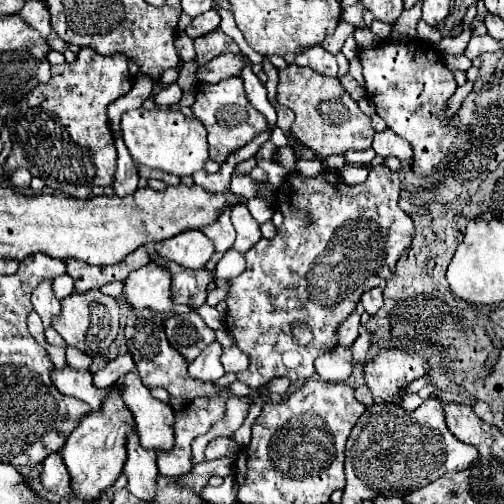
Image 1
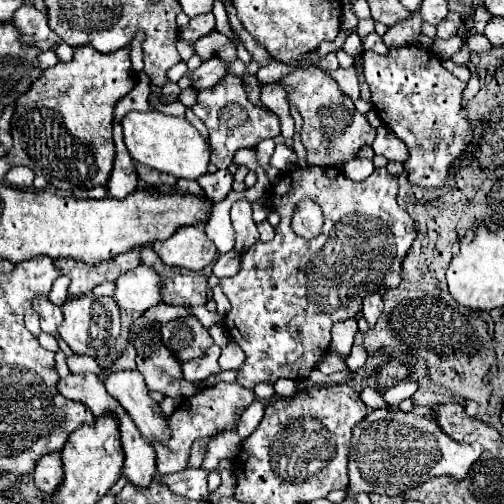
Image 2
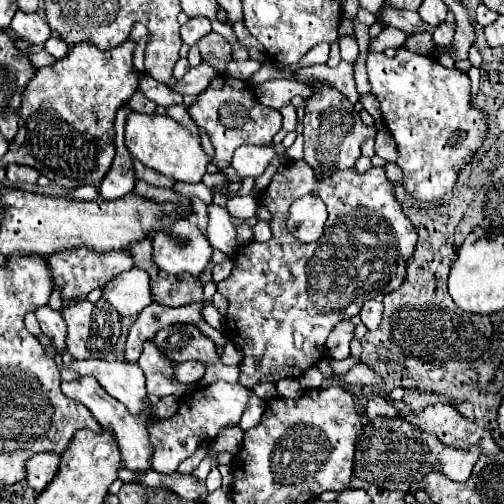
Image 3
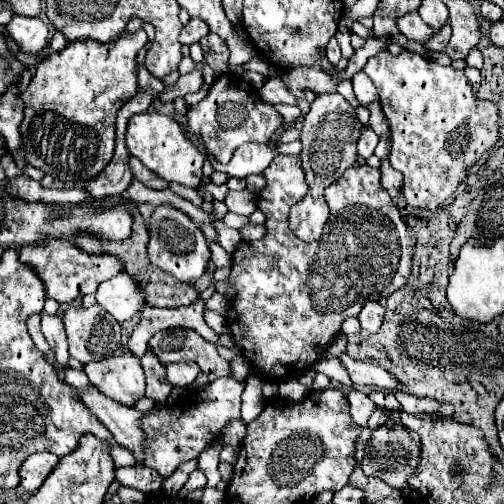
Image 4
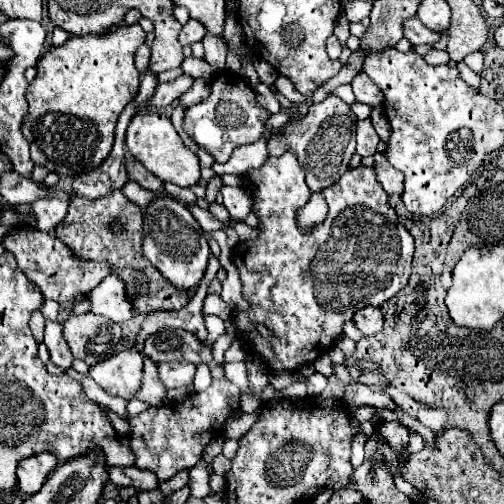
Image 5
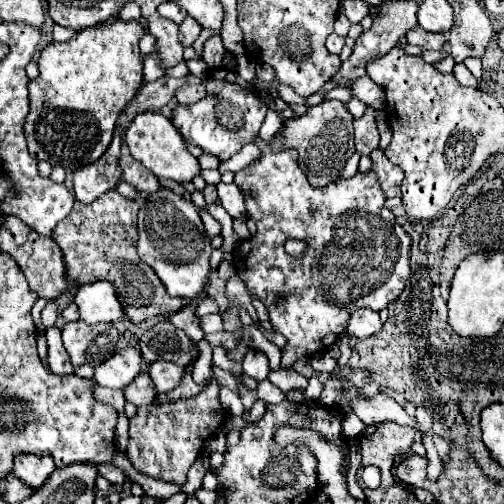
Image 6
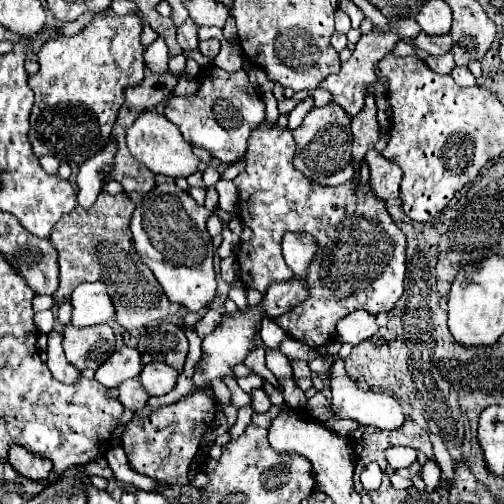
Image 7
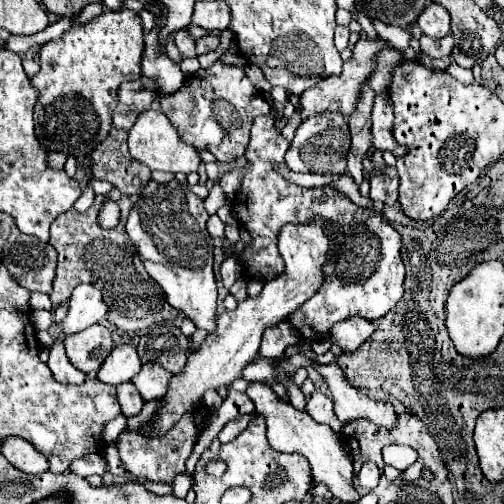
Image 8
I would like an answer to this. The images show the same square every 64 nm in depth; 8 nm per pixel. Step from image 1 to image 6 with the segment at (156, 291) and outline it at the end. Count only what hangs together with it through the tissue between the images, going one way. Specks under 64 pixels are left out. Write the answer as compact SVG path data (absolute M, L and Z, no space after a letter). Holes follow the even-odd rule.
M106 280L80 286L74 294L74 302L78 304L80 320L86 324L116 322L124 318L116 292Z

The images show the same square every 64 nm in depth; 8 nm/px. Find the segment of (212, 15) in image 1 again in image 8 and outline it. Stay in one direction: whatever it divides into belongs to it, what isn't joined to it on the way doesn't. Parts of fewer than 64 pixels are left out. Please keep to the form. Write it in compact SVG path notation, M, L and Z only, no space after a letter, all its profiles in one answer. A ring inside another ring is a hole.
M178 30L176 32L176 46L178 46L178 50L180 50L182 56L196 56L194 38L186 30Z

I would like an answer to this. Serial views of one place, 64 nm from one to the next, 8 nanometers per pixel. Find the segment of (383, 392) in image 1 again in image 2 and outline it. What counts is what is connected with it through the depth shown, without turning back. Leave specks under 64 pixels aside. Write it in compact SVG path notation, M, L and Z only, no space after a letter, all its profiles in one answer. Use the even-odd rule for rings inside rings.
M386 362L386 364L382 366L382 370L380 370L378 384L384 386L384 388L390 388L390 386L394 386L396 382L404 380L406 374L408 374L408 370L406 370L402 364L398 364L398 362Z

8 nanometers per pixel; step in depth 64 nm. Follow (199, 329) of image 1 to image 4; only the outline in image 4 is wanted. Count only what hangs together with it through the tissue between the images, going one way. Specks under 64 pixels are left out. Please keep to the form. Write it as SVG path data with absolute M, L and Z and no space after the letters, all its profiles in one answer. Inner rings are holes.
M184 328L162 330L150 340L148 350L162 364L182 362L182 360L196 362L210 376L210 382L216 380L216 368L220 378L230 374L230 366L224 358L220 358L216 345L200 338L194 330L184 330Z

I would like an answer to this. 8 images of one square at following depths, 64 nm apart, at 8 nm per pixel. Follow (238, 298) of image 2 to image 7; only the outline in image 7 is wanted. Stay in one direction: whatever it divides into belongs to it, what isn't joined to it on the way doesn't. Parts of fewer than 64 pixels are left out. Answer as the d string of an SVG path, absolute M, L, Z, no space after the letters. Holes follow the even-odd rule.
M270 120L258 124L248 138L246 170L234 178L234 184L240 192L238 218L252 230L252 238L240 244L236 260L244 286L264 292L272 282L292 278L280 250L284 232L312 232L318 238L320 256L308 272L312 280L310 296L276 318L276 324L292 338L316 348L332 340L336 322L344 316L356 310L366 310L372 316L392 310L392 296L400 296L400 284L404 290L406 238L392 222L384 202L372 196L370 186L362 186L358 178L342 186L310 184L306 176L292 168L292 152L290 130Z

